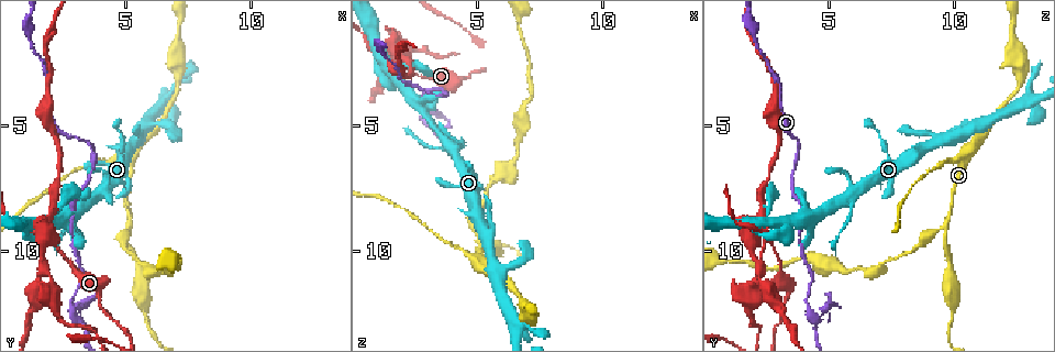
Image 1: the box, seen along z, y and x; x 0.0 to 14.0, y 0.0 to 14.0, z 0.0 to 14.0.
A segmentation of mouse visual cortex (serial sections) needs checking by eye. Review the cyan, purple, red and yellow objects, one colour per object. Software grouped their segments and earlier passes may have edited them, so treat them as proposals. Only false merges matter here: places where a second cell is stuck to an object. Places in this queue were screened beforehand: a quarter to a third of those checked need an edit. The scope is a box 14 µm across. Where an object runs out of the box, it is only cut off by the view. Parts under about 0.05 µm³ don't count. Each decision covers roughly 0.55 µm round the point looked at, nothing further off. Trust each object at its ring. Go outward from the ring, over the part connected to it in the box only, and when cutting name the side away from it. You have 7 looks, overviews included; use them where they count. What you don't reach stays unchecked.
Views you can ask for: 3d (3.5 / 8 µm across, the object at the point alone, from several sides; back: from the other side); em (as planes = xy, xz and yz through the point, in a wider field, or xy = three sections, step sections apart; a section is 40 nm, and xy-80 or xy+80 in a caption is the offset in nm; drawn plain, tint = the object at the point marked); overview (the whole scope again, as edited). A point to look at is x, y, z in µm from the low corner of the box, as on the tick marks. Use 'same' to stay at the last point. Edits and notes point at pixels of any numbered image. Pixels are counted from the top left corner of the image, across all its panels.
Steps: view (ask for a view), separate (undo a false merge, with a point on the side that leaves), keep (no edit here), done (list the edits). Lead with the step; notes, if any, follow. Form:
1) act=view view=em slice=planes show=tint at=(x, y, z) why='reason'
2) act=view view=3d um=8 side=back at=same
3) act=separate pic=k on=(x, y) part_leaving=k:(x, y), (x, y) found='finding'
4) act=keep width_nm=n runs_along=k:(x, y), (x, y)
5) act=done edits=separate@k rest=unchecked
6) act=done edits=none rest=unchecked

act=view view=3d um=3.5 at=(5.1, 8.9, 9.6) why='three arms meet'

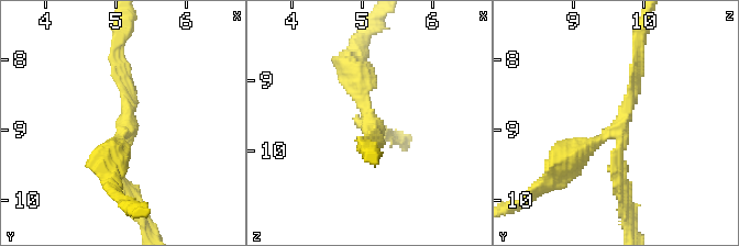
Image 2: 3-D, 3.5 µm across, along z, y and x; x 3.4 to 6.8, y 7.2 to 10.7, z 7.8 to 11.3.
act=view view=em slice=xy step=2 show=tint at=(5.15, 9.05, 9.65) why='shape alone is not enough'

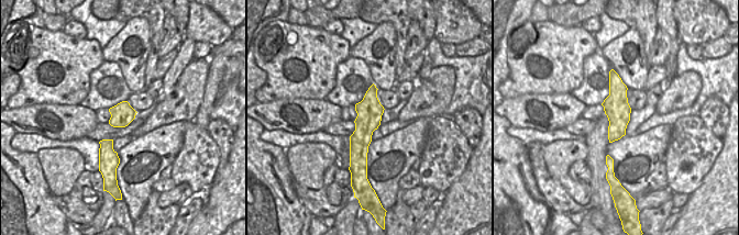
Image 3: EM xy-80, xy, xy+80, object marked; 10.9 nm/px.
act=keep width_nm=280 runs_along=2:(639, 62), (617, 130), (561, 170) found='one cell here'

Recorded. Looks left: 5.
act=view view=3d um=3.5 at=(6.6, 10.7, 6.0) why='narrows sharply'

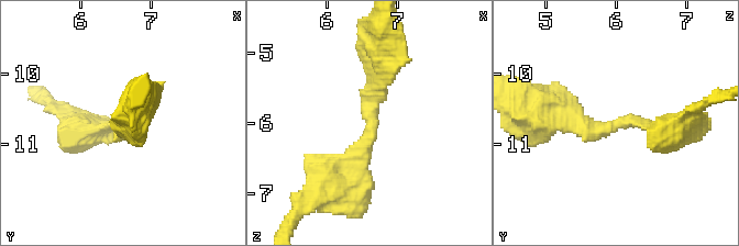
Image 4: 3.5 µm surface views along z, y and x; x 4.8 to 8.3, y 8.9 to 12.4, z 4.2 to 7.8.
act=view view=em slice=xy step=5 show=tint at=(6.65, 10.70, 6.00) arm_widths_nm=250,300 why='shape alone is not enough'

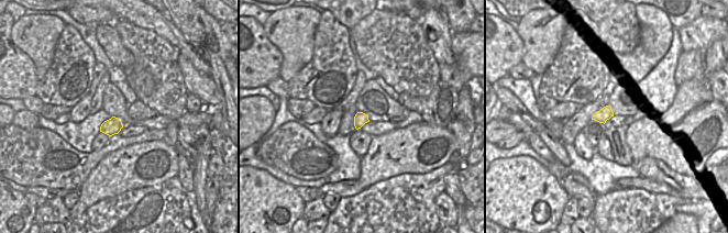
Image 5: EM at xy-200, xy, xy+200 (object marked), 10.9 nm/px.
act=view view=em slice=xy step=2 show=tint at=same

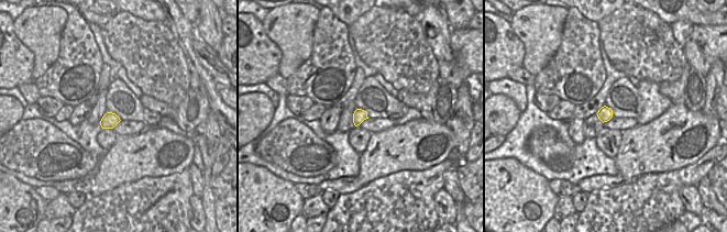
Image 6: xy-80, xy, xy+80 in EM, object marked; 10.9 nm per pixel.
act=keep found='all the same cell'

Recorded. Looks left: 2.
act=done edits=none rest=unchecked

